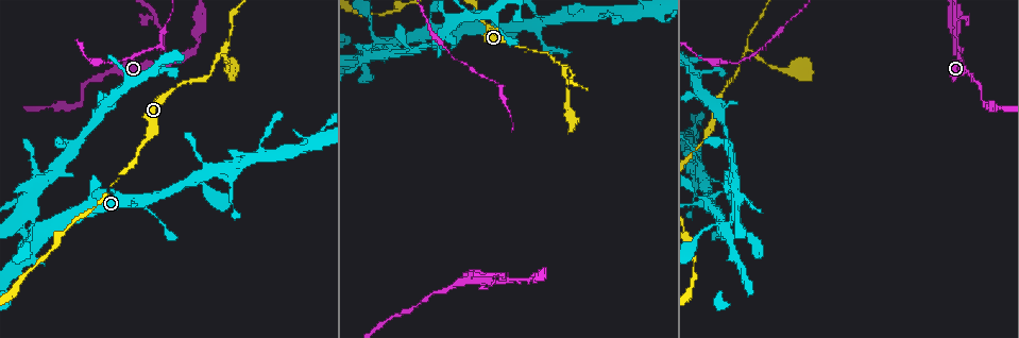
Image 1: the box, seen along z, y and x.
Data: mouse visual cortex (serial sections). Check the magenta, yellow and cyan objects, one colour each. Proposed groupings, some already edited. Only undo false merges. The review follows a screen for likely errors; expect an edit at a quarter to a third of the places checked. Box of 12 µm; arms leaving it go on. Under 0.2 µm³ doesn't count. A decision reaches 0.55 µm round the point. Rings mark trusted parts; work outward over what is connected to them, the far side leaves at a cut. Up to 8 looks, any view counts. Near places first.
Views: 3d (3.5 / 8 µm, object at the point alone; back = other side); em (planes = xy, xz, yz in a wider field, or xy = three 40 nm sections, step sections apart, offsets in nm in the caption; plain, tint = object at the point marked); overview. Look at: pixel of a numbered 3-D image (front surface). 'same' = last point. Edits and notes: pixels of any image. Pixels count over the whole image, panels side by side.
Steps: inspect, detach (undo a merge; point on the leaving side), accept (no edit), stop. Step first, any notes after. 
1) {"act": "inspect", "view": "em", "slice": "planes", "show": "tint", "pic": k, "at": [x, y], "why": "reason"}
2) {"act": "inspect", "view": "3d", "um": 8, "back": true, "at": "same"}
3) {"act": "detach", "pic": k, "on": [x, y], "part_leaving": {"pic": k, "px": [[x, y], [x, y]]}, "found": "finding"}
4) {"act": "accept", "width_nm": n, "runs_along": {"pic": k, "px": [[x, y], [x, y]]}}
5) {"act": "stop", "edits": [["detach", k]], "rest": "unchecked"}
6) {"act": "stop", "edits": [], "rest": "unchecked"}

{"act": "inspect", "view": "3d", "um": 8, "pic": 1, "at": [379, 43], "why": "looks like a crossing"}

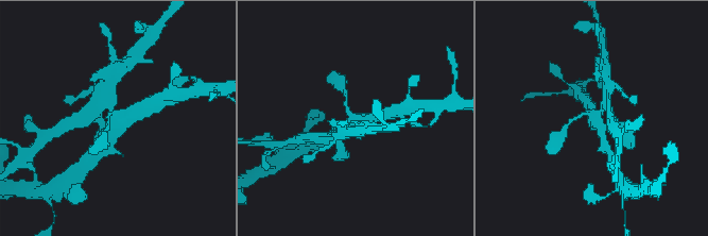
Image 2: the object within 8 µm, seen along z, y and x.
{"act": "inspect", "view": "em", "slice": "xy", "step": 2, "show": "tint", "pic": 2, "at": [355, 118]}

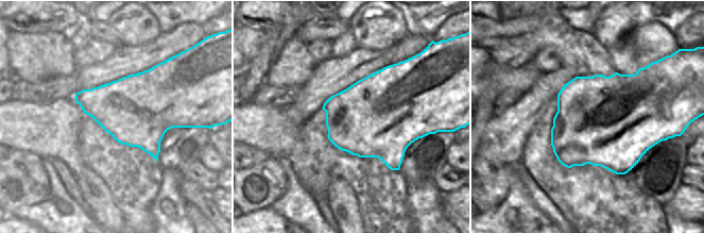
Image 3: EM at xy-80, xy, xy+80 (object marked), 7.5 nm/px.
{"act": "detach", "pic": 2, "on": [105, 90], "arm_widths_nm": [150, 300, 350, 350], "part_leaving": {"pic": 2, "px": [[108, 107], [105, 91], [122, 67]]}, "found": "two cells meet here"}

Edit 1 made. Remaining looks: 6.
{"act": "inspect", "view": "3d", "um": 3.5, "pic": 1, "at": [701, 175], "why": "small branch off a trunk"}

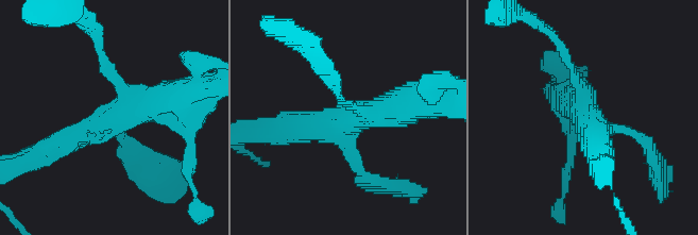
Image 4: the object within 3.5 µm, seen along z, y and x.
{"act": "inspect", "view": "em", "slice": "xy", "step": 3, "show": "tint", "pic": 4, "at": [584, 112], "why": "shape alone is not enough"}

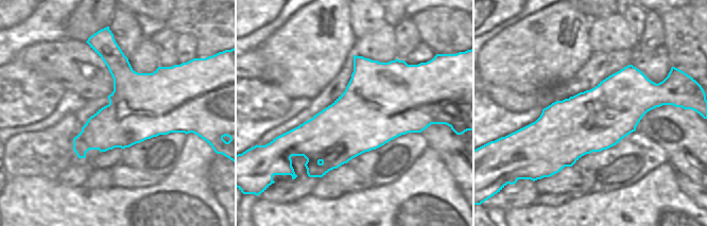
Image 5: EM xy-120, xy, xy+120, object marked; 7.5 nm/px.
{"act": "accept", "runs_along": {"pic": 4, "px": [[63, 140], [145, 101], [190, 95]]}, "found": "all the same cell"}

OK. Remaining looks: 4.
{"act": "inspect", "view": "3d", "um": 3.5, "pic": 1, "at": [569, 67], "why": "sharp bend"}

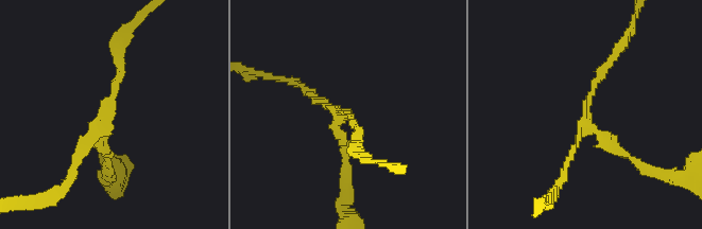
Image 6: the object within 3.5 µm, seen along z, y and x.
{"act": "inspect", "view": "em", "slice": "planes", "show": "tint", "pic": 6, "at": [112, 100], "why": "now the EM"}

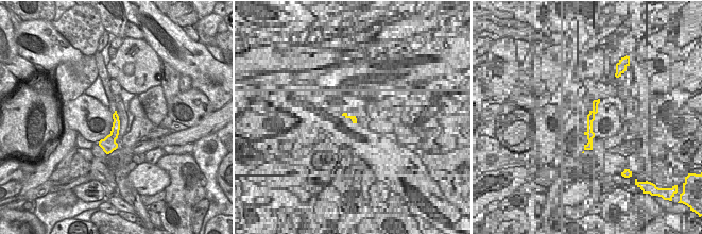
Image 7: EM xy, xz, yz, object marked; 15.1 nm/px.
{"act": "accept", "runs_along": {"pic": 6, "px": [[567, 159], [586, 127], [594, 82], [621, 42]]}, "found": "all the same cell"}

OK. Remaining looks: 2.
{"act": "stop", "edits": [["detach", 2]], "rest": "unchecked"}

